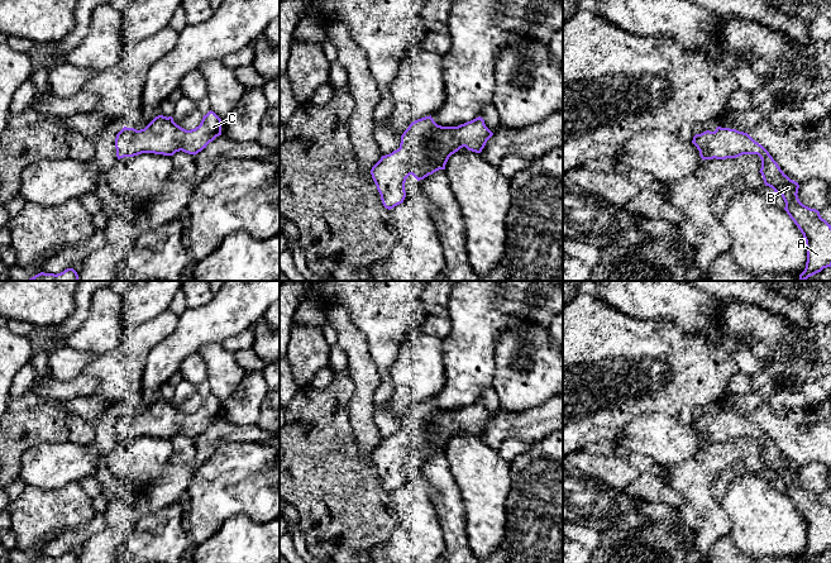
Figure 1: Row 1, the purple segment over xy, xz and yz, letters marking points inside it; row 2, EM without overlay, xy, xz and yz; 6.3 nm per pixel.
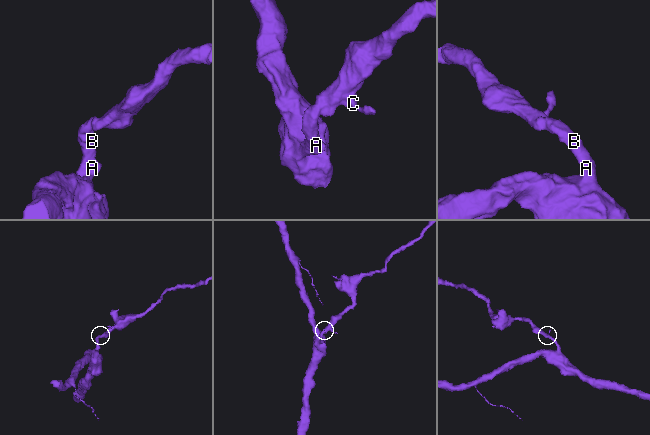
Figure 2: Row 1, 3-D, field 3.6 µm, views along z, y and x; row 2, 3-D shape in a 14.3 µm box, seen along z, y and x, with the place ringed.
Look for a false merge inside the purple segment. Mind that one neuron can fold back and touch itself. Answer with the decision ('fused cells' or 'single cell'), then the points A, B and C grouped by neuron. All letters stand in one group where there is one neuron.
single cell | A B C

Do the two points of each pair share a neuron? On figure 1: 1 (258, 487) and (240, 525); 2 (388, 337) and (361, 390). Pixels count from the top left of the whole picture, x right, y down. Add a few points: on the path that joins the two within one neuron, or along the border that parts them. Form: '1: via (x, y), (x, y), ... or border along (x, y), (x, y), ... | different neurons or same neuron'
1: border along (266, 520), (230, 516), (218, 530) | different neurons
2: border along (363, 335), (369, 358), (380, 376), (375, 394) | different neurons

